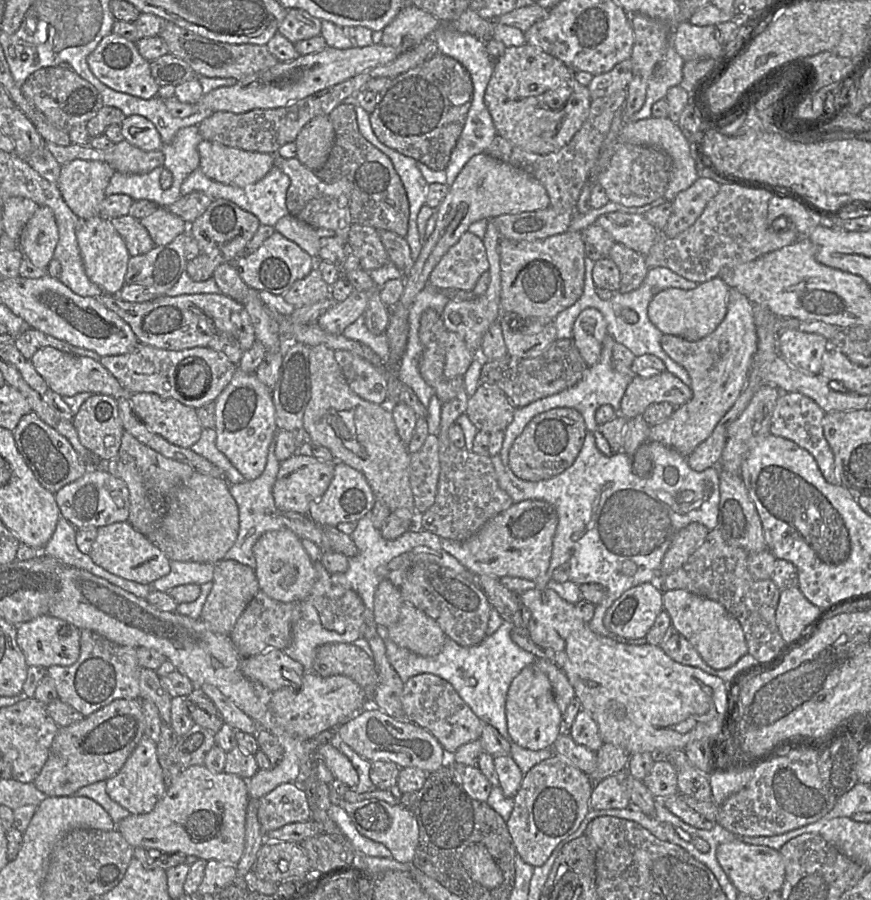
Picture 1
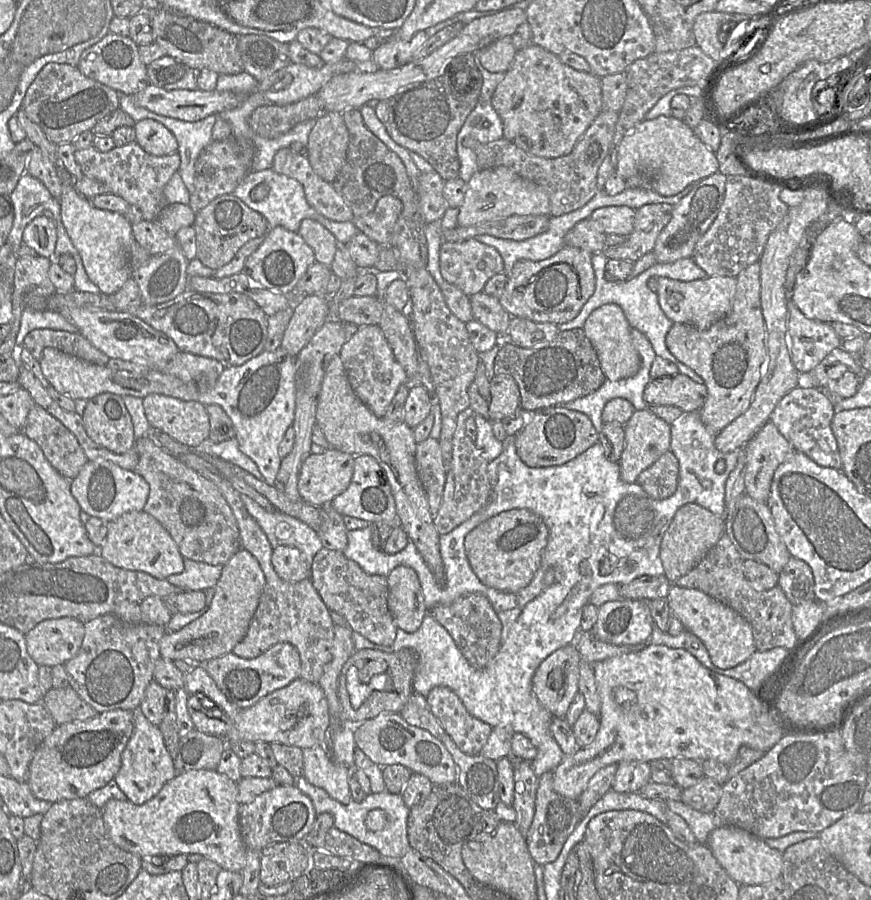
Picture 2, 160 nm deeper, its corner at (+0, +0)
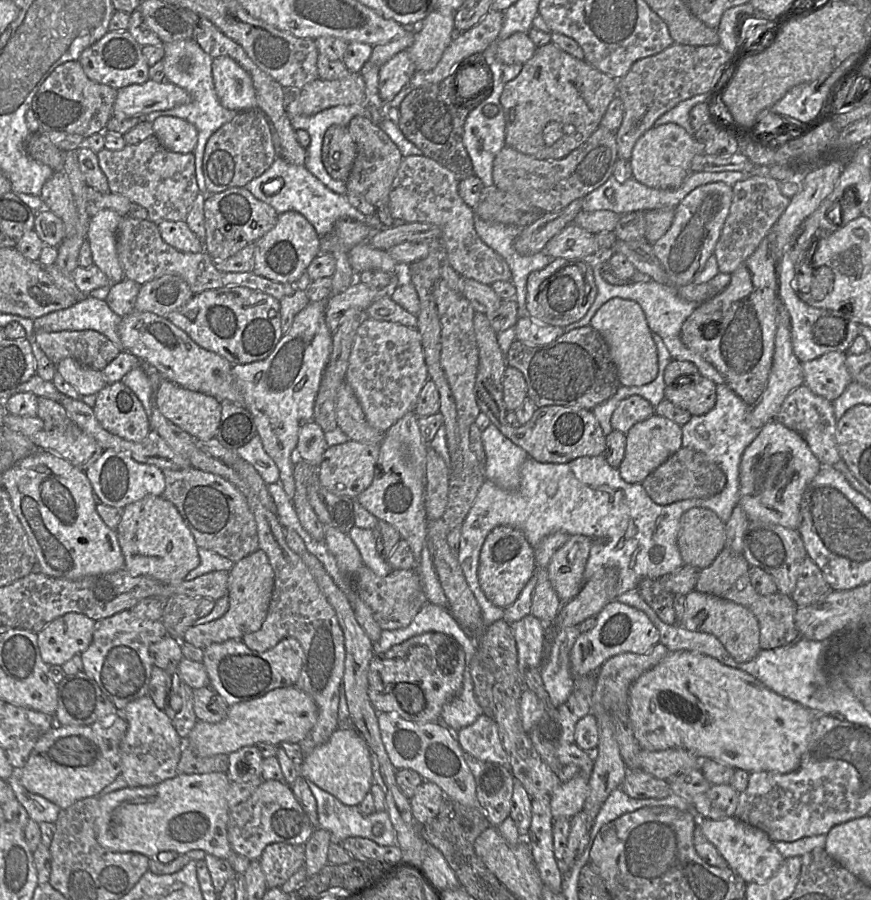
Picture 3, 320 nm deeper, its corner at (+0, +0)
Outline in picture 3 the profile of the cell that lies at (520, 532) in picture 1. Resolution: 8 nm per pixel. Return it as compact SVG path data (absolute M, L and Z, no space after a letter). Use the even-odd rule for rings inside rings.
M500 525L489 532L481 548L478 567L478 580L488 600L500 608L508 608L535 572L535 552L521 529Z

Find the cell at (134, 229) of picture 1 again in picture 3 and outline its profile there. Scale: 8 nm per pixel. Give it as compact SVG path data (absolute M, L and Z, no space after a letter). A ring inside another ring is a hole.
M162 221L157 224L162 239L178 251L199 253L204 244L188 227L185 221Z

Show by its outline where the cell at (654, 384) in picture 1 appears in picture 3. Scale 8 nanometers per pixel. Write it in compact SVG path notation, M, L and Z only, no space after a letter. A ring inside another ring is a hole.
M693 373L678 377L674 384L667 385L664 390L664 400L668 400L675 406L687 410L692 416L708 413L716 404L717 385L701 374Z

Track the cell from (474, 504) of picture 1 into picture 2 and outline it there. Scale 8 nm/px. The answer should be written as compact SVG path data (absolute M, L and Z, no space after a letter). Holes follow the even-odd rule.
M469 406L457 415L456 428L453 434L452 457L445 464L445 484L442 502L433 524L439 535L447 534L465 522L473 513L483 507L489 500L491 485L488 477L488 461L475 447L474 442L465 434L465 421L473 417Z

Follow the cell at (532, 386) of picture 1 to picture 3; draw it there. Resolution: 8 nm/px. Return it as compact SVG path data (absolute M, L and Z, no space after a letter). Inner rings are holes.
M591 325L565 332L546 345L515 340L506 353L506 363L523 374L527 397L537 408L563 406L592 410L614 396L621 385L608 344Z

